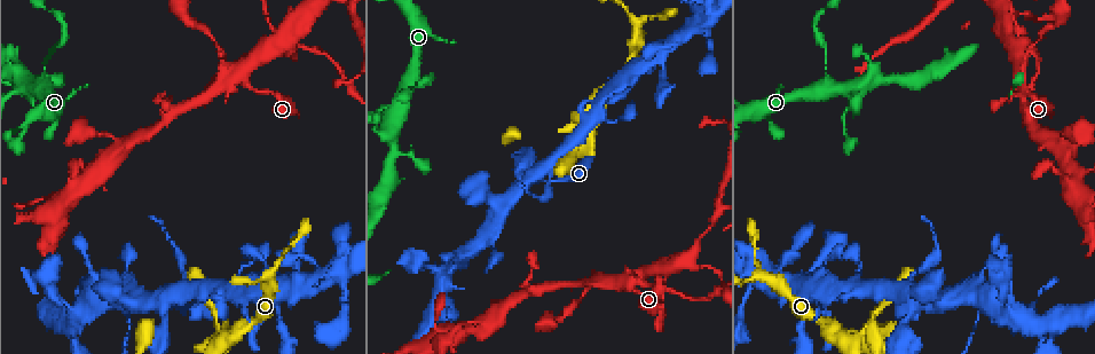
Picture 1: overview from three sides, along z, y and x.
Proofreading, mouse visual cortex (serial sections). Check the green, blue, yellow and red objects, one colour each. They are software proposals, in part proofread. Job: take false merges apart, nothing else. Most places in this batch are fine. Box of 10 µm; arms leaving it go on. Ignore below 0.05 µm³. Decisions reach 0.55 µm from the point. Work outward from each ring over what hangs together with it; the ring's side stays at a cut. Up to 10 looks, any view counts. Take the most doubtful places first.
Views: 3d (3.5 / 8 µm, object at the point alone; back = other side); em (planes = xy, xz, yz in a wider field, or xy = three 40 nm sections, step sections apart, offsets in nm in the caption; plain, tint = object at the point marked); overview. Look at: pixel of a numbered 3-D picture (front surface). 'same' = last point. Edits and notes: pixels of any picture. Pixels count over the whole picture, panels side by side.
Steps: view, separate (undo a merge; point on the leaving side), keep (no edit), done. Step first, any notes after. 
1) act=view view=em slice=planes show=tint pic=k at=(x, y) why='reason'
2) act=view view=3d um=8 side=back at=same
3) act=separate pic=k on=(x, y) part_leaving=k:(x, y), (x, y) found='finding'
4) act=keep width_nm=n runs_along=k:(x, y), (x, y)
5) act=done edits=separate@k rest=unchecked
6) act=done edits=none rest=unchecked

act=view view=3d um=8 pic=1 at=(243, 81) why='four-way junction'

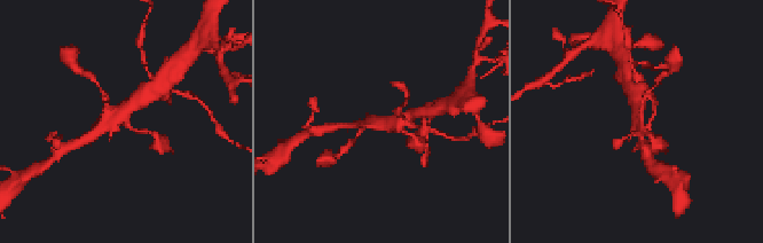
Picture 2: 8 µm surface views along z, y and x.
act=view view=3d um=3.5 at=same

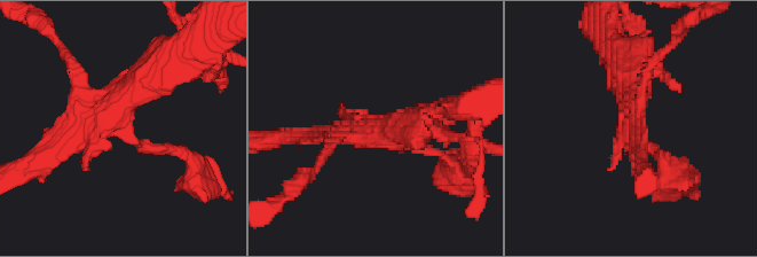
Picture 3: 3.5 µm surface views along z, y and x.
act=view view=em slice=xy step=2 show=tint pic=3 at=(118, 124)

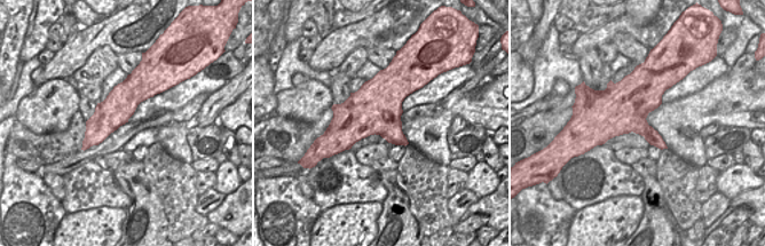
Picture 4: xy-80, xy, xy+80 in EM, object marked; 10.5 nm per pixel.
act=keep runs_along=4:(139, 72), (139, 84), (85, 145) found='one cell here'

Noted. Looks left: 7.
act=view view=3d um=8 pic=1 at=(166, 303) why='looks like a crossing'

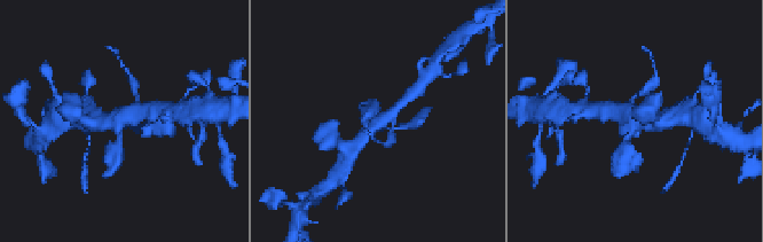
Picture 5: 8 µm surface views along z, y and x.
act=view view=3d um=3.5 at=same

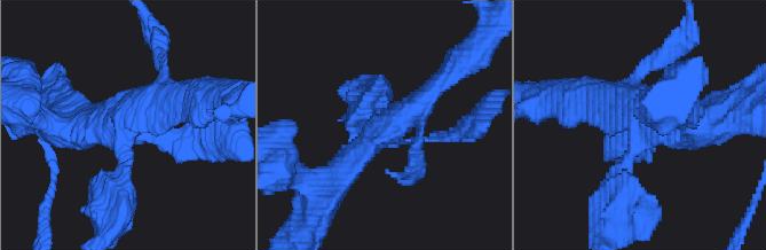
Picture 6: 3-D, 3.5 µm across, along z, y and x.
act=view view=em slice=xy step=3 show=tint pic=6 at=(647, 128) why='now the EM'

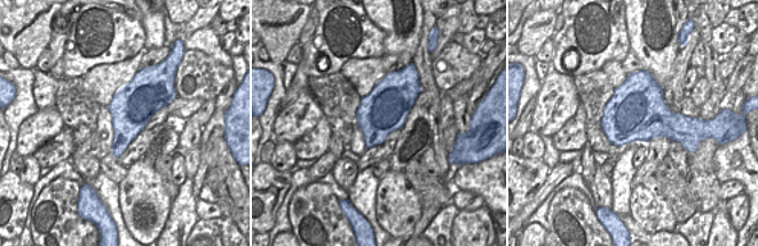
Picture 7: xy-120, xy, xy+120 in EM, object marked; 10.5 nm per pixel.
act=keep width_nm=500 runs_along=6:(648, 138), (637, 109), (599, 102) found='one cell here'

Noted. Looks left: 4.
act=view view=3d um=3.5 side=back pic=1 at=(300, 18) why='arms part here'

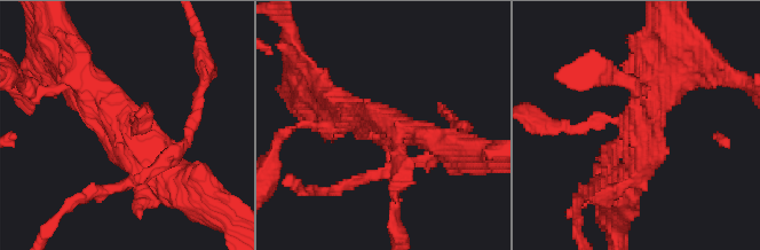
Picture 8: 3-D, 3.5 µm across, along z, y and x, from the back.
act=view view=em slice=planes show=tint pic=8 at=(641, 122)

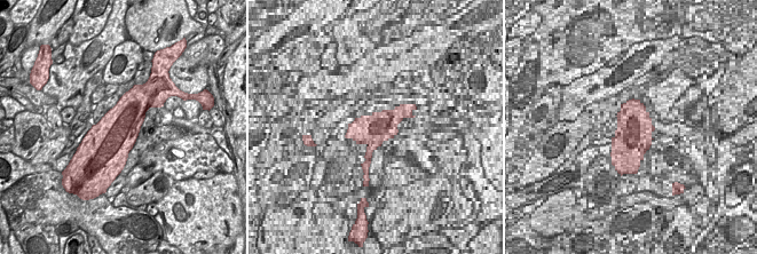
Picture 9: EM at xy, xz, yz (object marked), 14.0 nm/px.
act=keep runs_along=8:(177, 179), (96, 94), (69, 80) found='all the same cell'

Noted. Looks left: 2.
act=view view=3d um=8 pic=1 at=(47, 60) why='narrows sharply'

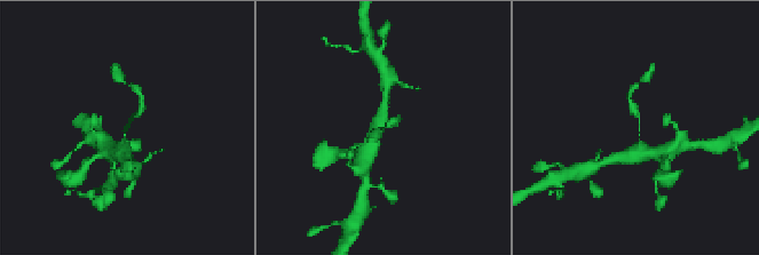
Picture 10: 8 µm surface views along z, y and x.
act=view view=3d um=3.5 at=same why='zoom in'

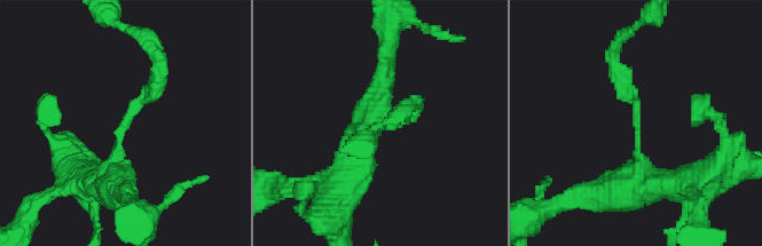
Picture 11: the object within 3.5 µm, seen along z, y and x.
act=keep runs_along=11:(108, 187), (122, 127), (154, 95), (157, 71) found='one cell here'

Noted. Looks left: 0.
act=done edits=none rest=unchecked

